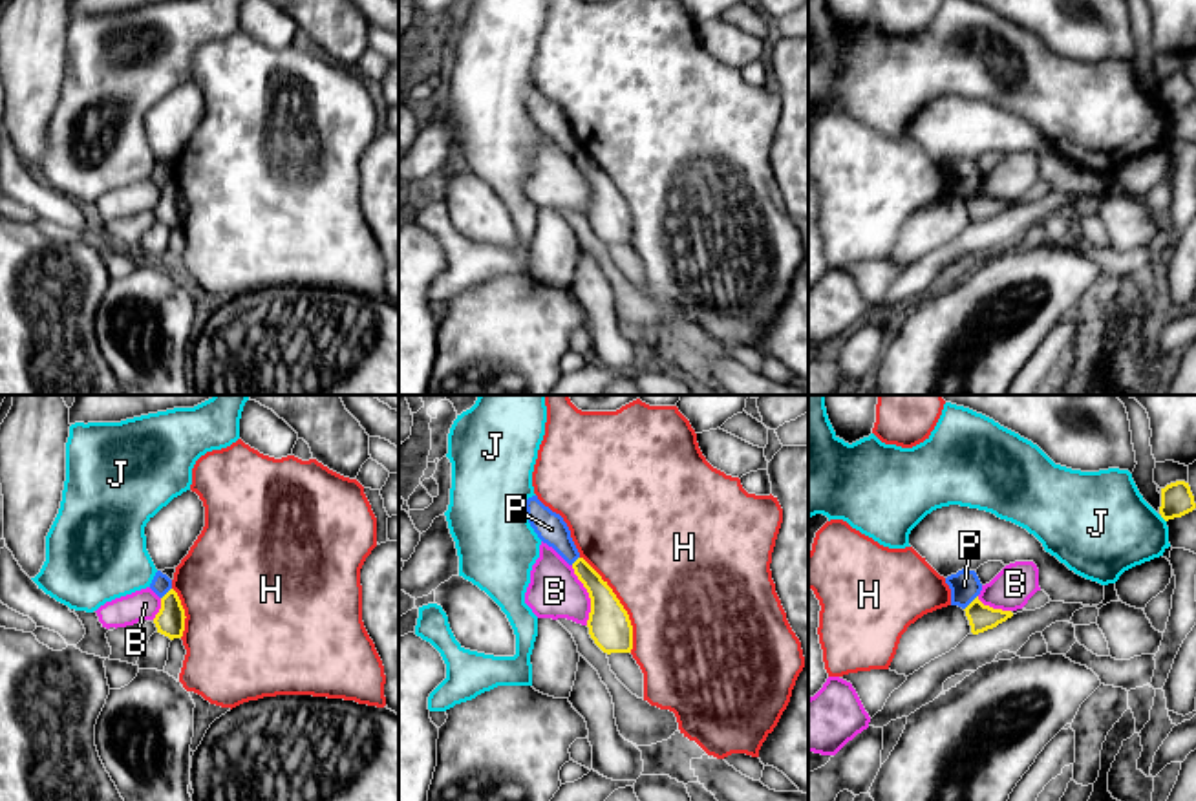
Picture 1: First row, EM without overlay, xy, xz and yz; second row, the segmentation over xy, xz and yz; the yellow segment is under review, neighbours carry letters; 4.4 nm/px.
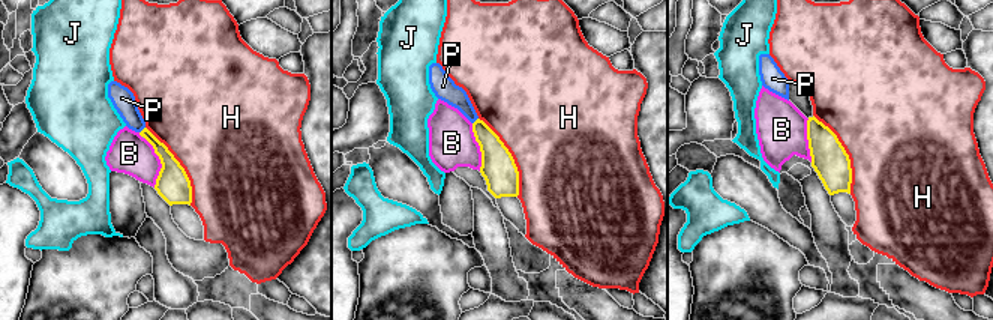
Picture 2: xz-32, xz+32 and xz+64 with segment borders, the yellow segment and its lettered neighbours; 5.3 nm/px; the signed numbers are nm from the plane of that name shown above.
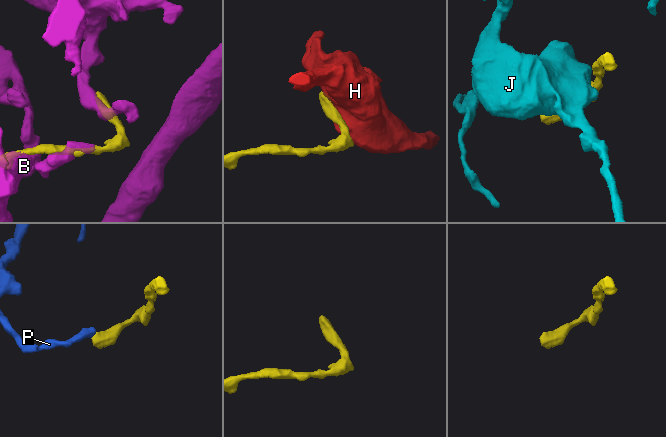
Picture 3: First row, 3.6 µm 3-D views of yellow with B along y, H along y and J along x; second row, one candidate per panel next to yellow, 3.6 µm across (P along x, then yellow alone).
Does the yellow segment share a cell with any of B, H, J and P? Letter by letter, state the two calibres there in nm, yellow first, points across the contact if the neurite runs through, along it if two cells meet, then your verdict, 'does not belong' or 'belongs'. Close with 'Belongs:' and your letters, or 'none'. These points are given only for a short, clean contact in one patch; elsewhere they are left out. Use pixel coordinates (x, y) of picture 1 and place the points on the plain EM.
B: 190 nm thick on the yellow side, 240 nm on the other; does not belong
H: 190 nm thick on the yellow side, 500 nm on the other; does not belong
J: 140 nm thick on the yellow side, 400 nm on the other; does not belong
P: 120 nm thick on the yellow side, 130 nm on the other; border along yz (977, 185), (964, 200); does not belong
Belongs: none

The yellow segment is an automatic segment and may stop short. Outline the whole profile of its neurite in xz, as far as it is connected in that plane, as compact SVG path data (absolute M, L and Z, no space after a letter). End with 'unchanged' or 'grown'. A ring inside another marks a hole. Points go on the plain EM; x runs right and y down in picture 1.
M583 148L572 159L591 188L587 218L594 234L607 245L631 243L633 216L613 179Z | unchanged

